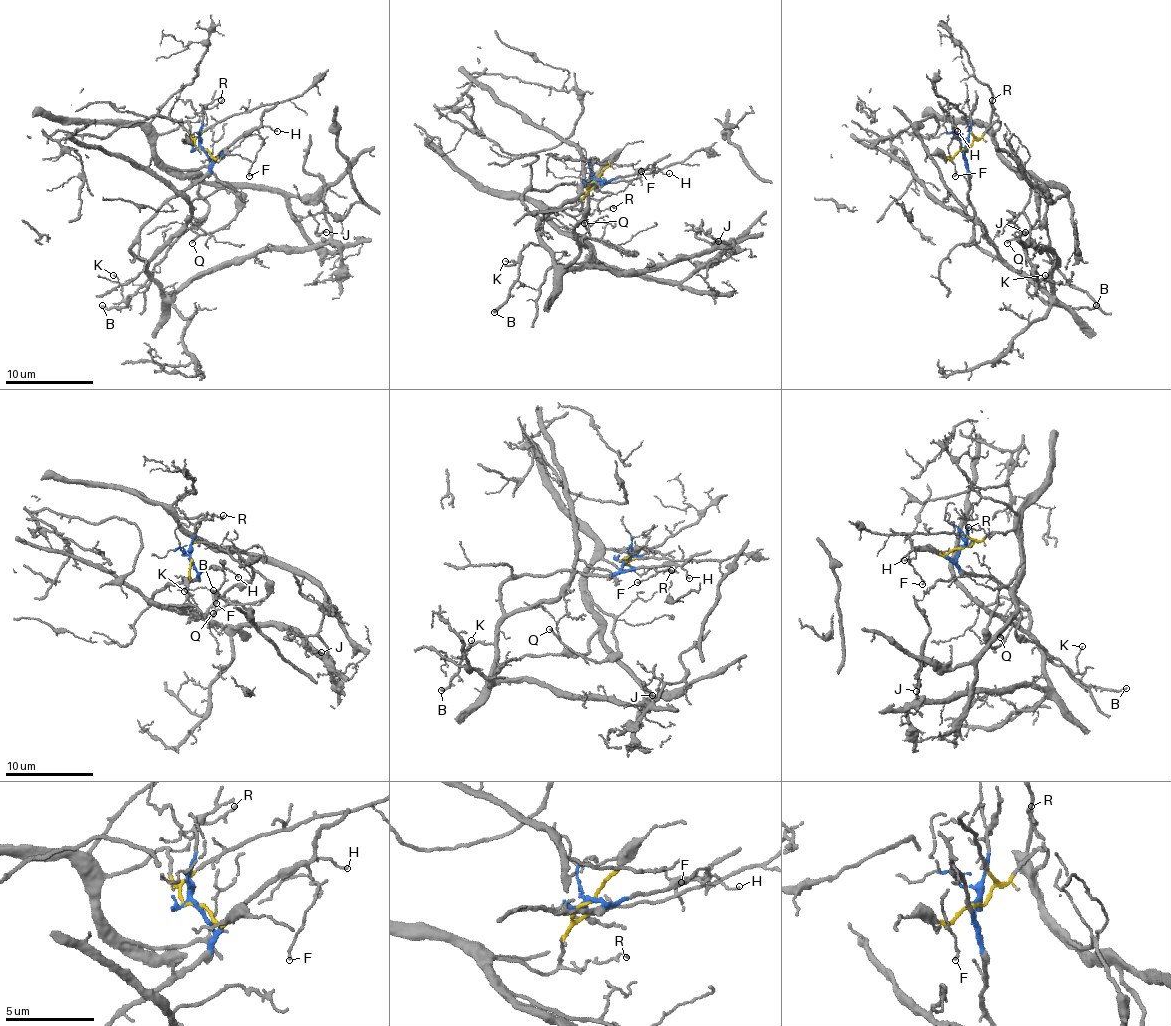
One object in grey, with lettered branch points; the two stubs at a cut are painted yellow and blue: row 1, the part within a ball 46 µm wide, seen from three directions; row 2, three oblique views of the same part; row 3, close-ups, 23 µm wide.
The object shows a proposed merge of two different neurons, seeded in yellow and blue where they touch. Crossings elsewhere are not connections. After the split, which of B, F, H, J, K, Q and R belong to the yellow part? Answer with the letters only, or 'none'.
Q, R

